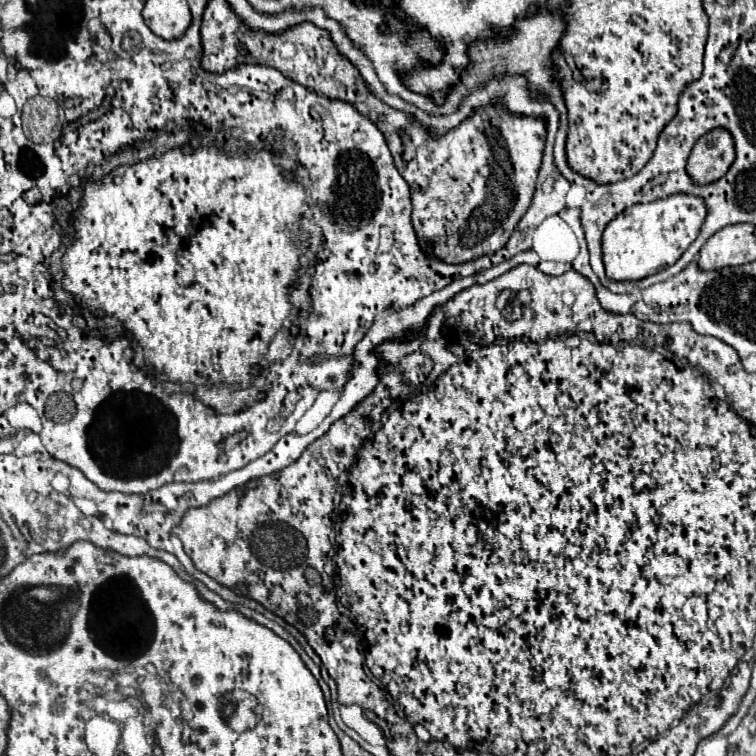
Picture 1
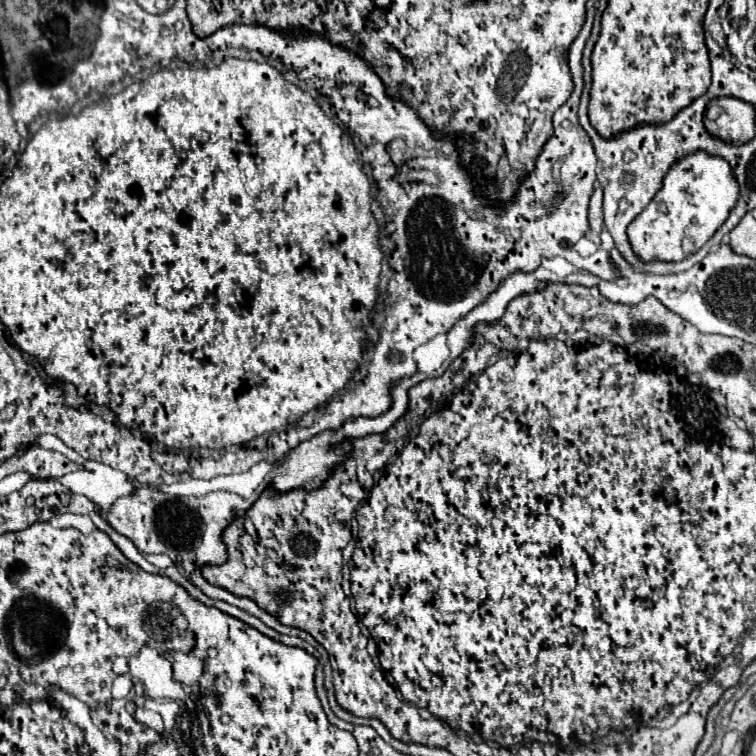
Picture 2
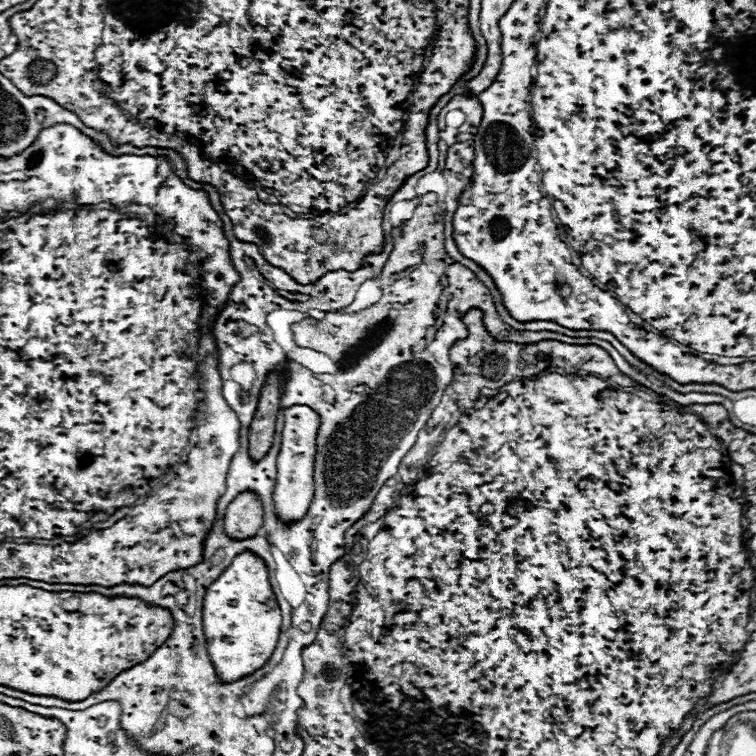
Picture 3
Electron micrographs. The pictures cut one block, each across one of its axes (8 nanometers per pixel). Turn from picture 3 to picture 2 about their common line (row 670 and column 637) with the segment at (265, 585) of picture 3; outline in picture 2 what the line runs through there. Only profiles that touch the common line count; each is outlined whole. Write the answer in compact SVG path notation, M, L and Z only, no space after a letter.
M696 150L672 164L662 180L662 188L652 202L628 226L628 238L634 252L644 260L680 262L688 254L700 250L712 234L726 222L738 200L738 184L730 164L704 150Z

